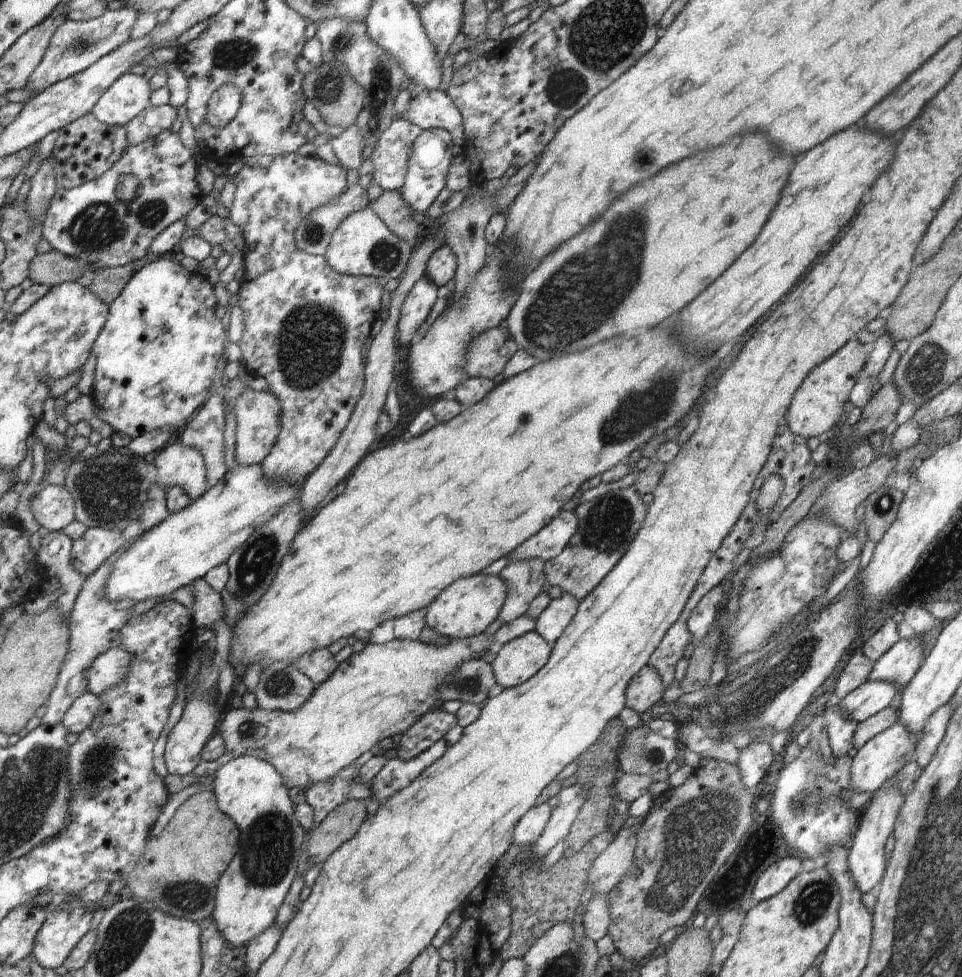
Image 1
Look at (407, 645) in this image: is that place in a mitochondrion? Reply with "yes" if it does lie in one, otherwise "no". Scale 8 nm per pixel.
no

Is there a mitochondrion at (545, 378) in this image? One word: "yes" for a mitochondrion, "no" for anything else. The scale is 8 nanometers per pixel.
no

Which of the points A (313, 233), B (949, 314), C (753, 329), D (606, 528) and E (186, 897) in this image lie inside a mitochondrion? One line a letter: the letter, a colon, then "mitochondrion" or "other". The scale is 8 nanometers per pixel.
A: mitochondrion
B: other
C: other
D: mitochondrion
E: mitochondrion

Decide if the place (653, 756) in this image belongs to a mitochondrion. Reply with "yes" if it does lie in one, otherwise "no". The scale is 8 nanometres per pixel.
yes

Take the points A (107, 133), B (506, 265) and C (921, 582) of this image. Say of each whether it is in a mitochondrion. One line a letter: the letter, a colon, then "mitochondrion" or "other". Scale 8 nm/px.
A: other
B: other
C: other

